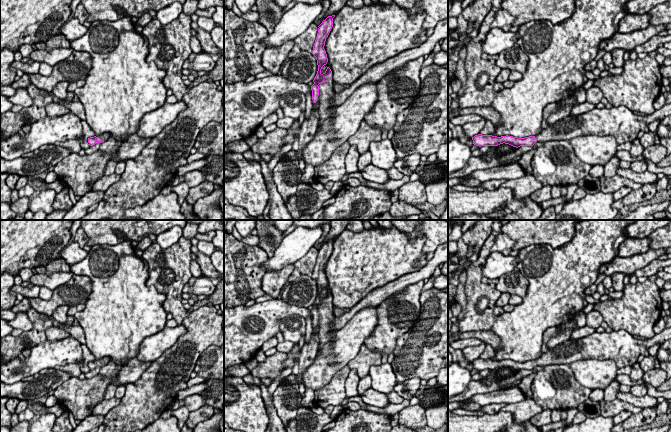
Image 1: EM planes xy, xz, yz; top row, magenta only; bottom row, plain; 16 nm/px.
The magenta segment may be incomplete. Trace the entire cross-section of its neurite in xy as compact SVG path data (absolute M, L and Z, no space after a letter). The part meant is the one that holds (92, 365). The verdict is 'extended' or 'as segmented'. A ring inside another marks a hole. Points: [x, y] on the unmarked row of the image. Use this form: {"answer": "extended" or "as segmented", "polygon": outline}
{"answer": "extended", "polygon": "M103 357L98 360L88 362L88 367L90 370L93 370L96 367L102 367L104 365L107 365L109 361L110 361L109 357Z"}

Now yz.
{"answer": "extended", "polygon": "M671 327L665 328L661 333L655 334L653 338L639 340L627 331L594 332L580 339L569 339L535 360L518 362L513 360L492 360L478 358L472 361L476 370L498 370L509 368L513 371L533 370L536 366L547 366L551 364L570 364L575 361L586 359L612 359L618 369L632 366L638 357L644 355L649 349L657 344L662 344L671 339Z"}

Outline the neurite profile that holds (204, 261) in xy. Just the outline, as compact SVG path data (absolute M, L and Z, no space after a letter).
M199 251L196 254L196 262L199 264L202 274L210 279L218 278L221 275L224 275L220 274L215 269L215 267L212 264L210 256L207 256Z

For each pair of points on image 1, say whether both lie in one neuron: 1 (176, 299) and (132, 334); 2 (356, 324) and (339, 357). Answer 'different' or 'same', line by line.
1: different
2: same

